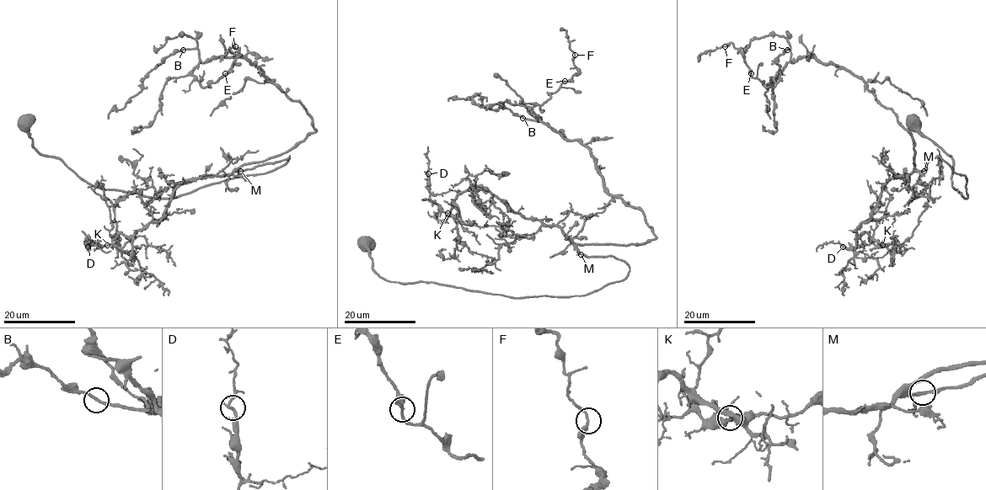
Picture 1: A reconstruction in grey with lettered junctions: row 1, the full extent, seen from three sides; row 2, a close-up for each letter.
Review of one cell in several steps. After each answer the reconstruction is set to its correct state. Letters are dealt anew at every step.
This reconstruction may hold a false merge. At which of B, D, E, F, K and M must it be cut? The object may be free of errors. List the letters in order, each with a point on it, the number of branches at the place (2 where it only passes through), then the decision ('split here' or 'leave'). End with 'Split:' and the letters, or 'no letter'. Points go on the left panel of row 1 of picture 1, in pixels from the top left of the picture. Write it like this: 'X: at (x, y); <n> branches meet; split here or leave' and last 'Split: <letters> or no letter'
B: at (183, 50); 2 branches meet; leave
D: at (88, 247); 2 branches meet; leave
E: at (225, 73); 2 branches meet; leave
F: at (235, 46); 2 branches meet; leave
K: at (107, 245); 2 branches meet; leave
M: at (240, 171); 2 branches meet; leave
Split: no letter

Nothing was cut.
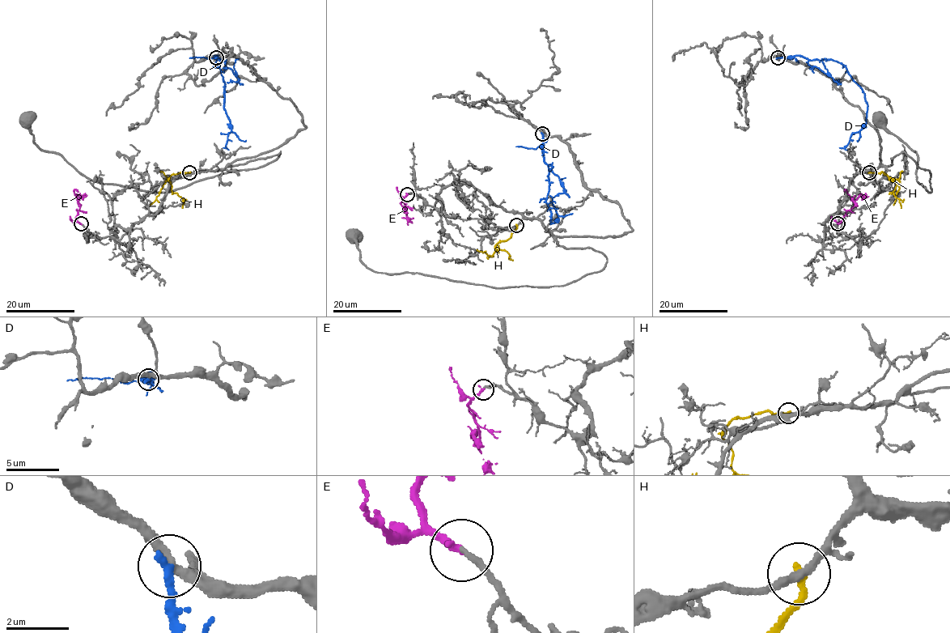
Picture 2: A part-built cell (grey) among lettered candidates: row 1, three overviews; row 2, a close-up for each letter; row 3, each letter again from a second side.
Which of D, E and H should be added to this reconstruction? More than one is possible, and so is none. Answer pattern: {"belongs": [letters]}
{"belongs": ["E"]}

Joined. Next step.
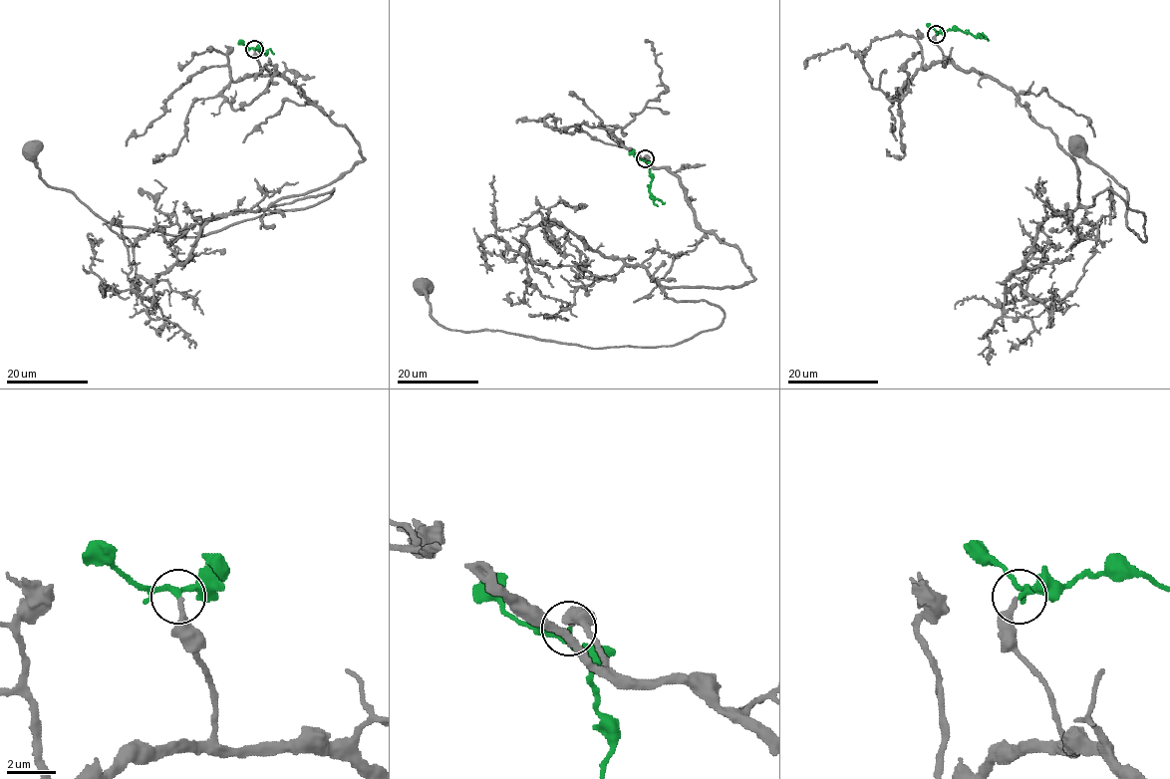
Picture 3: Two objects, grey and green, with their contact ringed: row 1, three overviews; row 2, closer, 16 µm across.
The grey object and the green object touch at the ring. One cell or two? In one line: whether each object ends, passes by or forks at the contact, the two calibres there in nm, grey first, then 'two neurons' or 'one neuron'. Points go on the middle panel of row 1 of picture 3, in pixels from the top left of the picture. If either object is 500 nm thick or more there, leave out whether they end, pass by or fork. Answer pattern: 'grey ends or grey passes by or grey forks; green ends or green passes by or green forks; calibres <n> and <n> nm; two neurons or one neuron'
grey ends; green passes by; calibres 240 and 200 nm; one neuron

